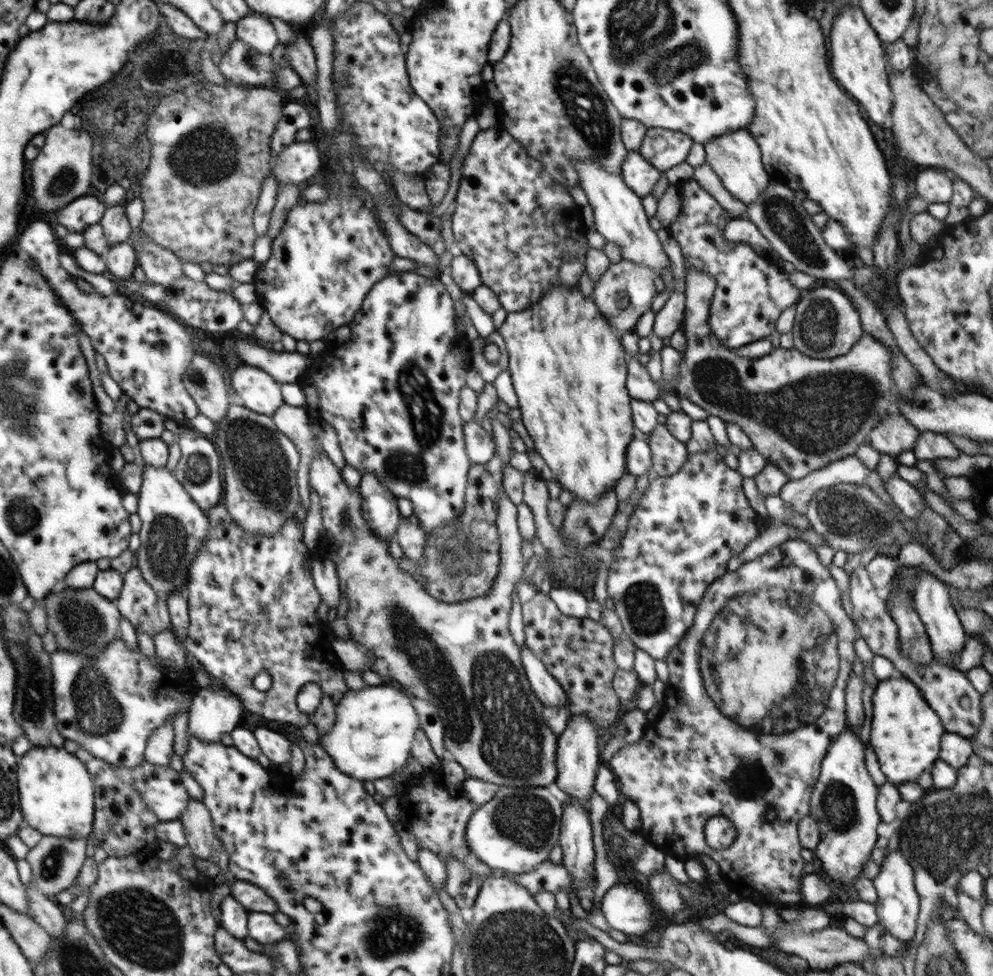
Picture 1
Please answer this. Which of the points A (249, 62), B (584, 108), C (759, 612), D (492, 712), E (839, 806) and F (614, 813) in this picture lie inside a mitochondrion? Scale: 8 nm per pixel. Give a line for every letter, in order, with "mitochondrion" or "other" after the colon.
A: mitochondrion
B: mitochondrion
C: mitochondrion
D: mitochondrion
E: mitochondrion
F: other

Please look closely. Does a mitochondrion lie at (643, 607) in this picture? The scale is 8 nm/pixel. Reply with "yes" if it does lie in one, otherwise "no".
yes

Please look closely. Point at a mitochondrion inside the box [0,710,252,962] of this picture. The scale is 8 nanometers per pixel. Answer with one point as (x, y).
(50, 865)

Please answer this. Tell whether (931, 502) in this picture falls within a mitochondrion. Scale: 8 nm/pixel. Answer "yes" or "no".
no

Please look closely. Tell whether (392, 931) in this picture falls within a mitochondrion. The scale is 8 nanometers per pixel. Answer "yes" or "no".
yes

